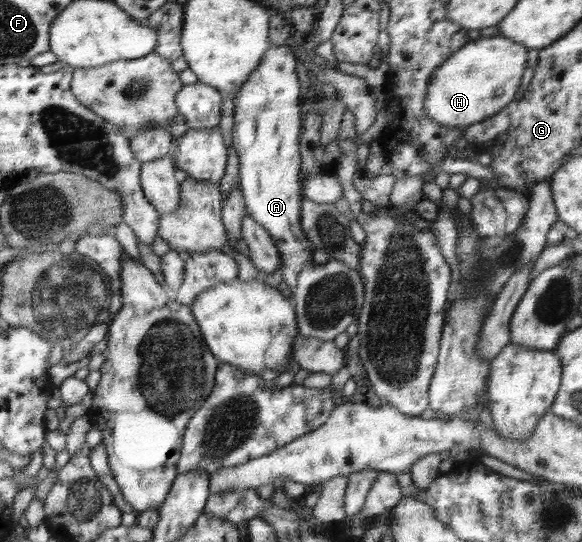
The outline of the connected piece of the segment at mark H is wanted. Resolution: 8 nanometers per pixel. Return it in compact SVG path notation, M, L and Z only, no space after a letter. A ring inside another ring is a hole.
M503 35L471 40L433 72L423 102L425 113L440 125L466 128L503 110L521 86L529 50Z

